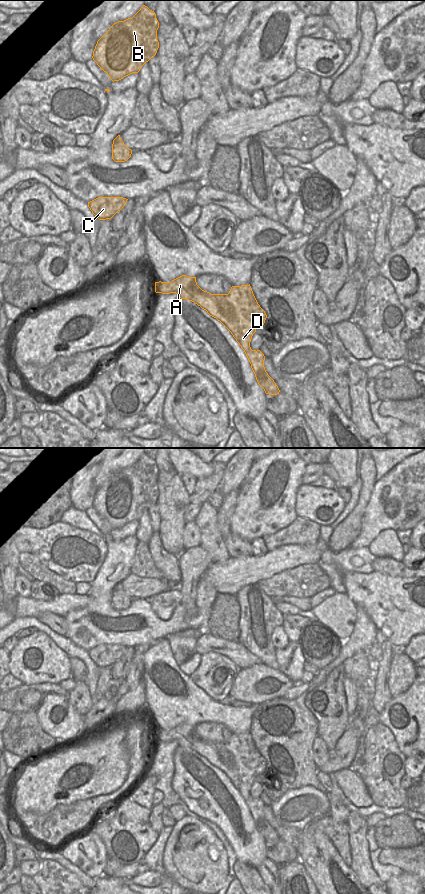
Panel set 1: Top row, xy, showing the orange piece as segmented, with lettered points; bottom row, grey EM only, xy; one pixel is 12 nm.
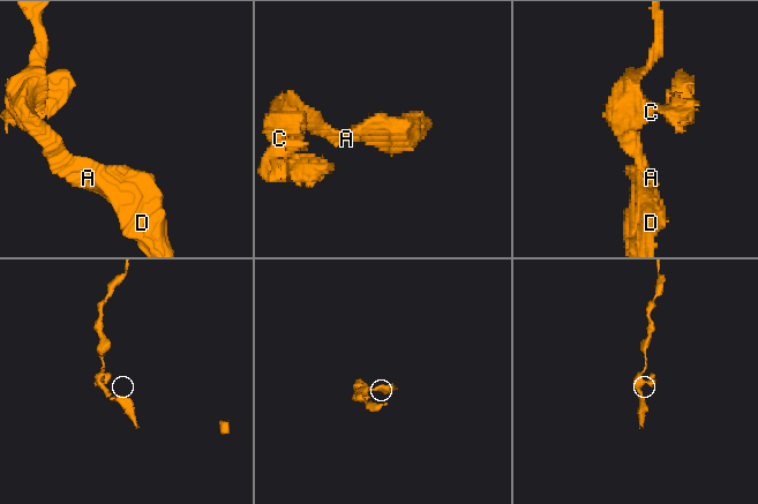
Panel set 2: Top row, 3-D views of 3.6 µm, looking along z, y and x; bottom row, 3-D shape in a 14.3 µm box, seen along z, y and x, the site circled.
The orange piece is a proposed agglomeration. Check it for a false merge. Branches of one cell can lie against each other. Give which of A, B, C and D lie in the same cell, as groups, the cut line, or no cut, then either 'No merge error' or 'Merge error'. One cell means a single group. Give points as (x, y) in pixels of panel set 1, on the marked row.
Groups: A D / B C. Split along xy (170, 282), (155, 290). Merge error

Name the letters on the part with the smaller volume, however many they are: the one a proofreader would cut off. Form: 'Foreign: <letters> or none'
Foreign: A, D

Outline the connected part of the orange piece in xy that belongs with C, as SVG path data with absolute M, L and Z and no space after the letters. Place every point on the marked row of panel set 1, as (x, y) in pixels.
M98 197L88 202L88 207L99 220L111 219L126 204L123 197Z

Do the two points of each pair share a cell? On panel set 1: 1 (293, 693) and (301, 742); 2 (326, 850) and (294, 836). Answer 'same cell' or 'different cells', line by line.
1: different cells
2: different cells

